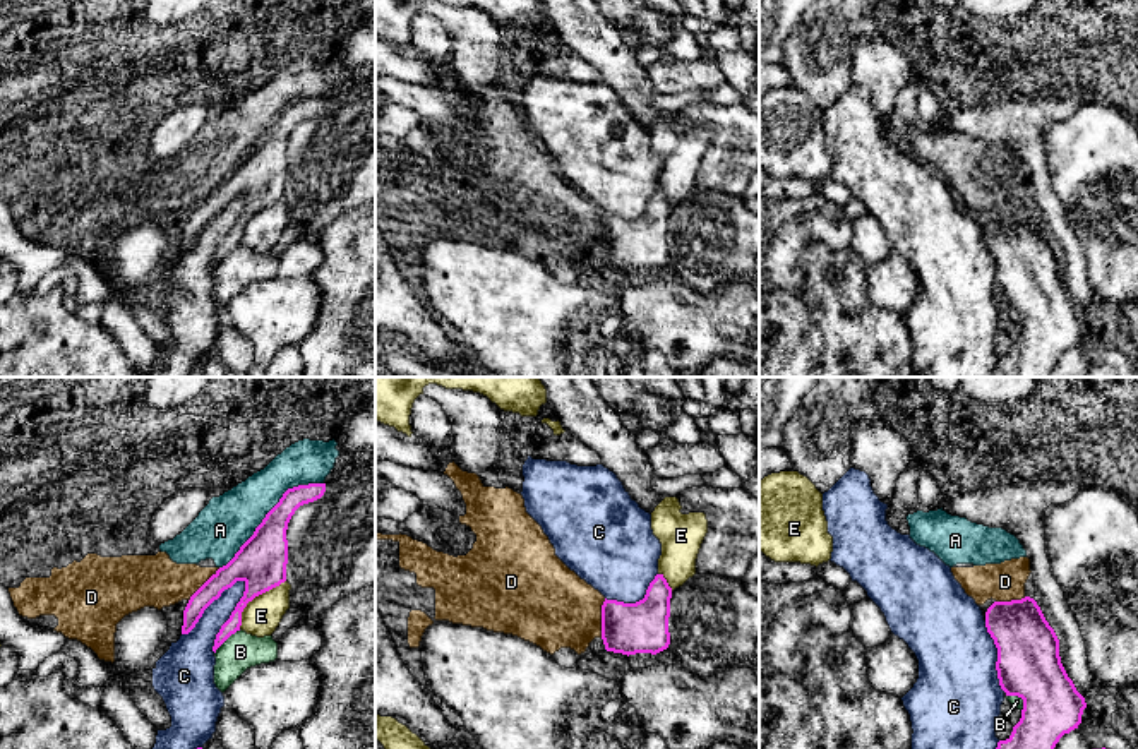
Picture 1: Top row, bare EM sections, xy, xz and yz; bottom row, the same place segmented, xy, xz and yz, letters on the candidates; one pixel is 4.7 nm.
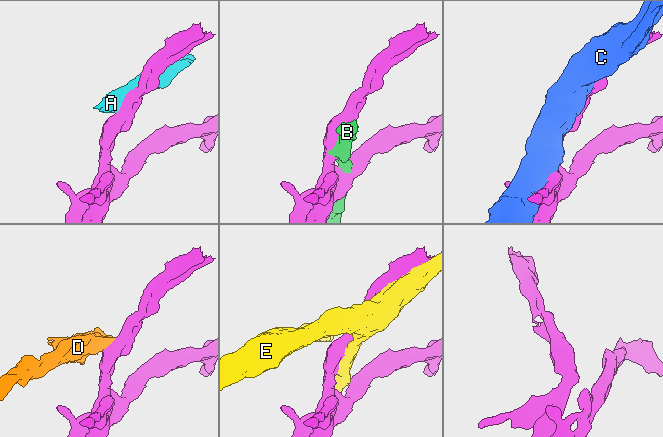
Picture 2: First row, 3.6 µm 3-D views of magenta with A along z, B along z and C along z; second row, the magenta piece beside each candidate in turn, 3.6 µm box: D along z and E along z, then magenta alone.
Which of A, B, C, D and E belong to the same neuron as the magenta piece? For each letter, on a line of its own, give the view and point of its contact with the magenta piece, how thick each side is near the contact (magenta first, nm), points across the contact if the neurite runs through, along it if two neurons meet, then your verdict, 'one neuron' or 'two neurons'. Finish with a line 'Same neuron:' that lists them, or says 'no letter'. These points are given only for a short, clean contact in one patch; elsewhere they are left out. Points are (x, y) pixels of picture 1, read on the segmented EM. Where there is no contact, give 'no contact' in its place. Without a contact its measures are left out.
A: contact xy (268, 513); calibres 240 and 240 nm; two neurons
B: contact xy (227, 638); calibres 100 and 170 nm; two neurons
C: contact xy (211, 602); calibres 160 and 180 nm; two neurons
D: contact xz (602, 617); calibres 240 and 380 nm; border xz (605, 599), (600, 636); two neurons
E: contact xy (254, 597); calibres 240 and 170 nm; two neurons
Same neuron: no letter

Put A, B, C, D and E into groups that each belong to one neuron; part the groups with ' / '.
A D / B / C / E

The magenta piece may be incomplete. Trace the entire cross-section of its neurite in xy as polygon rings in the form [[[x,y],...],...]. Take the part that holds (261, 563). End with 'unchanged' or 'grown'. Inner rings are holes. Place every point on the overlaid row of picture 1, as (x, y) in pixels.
[[[308,483],[288,488],[279,502],[266,514],[254,535],[240,547],[235,557],[219,567],[189,600],[183,610],[182,634],[189,634],[204,610],[231,588],[237,581],[245,583],[245,591],[230,619],[216,634],[213,651],[242,626],[242,612],[255,596],[286,581],[288,540],[286,530],[295,511],[320,499],[326,483]]]; unchanged

